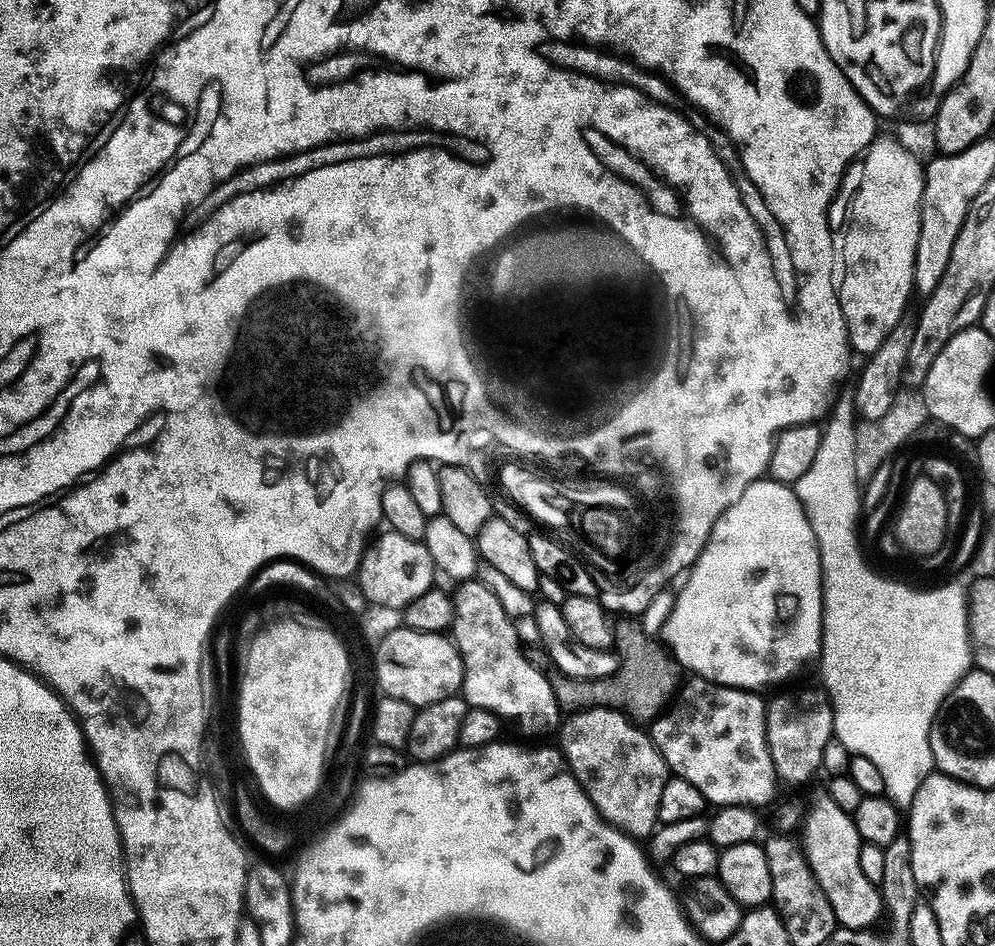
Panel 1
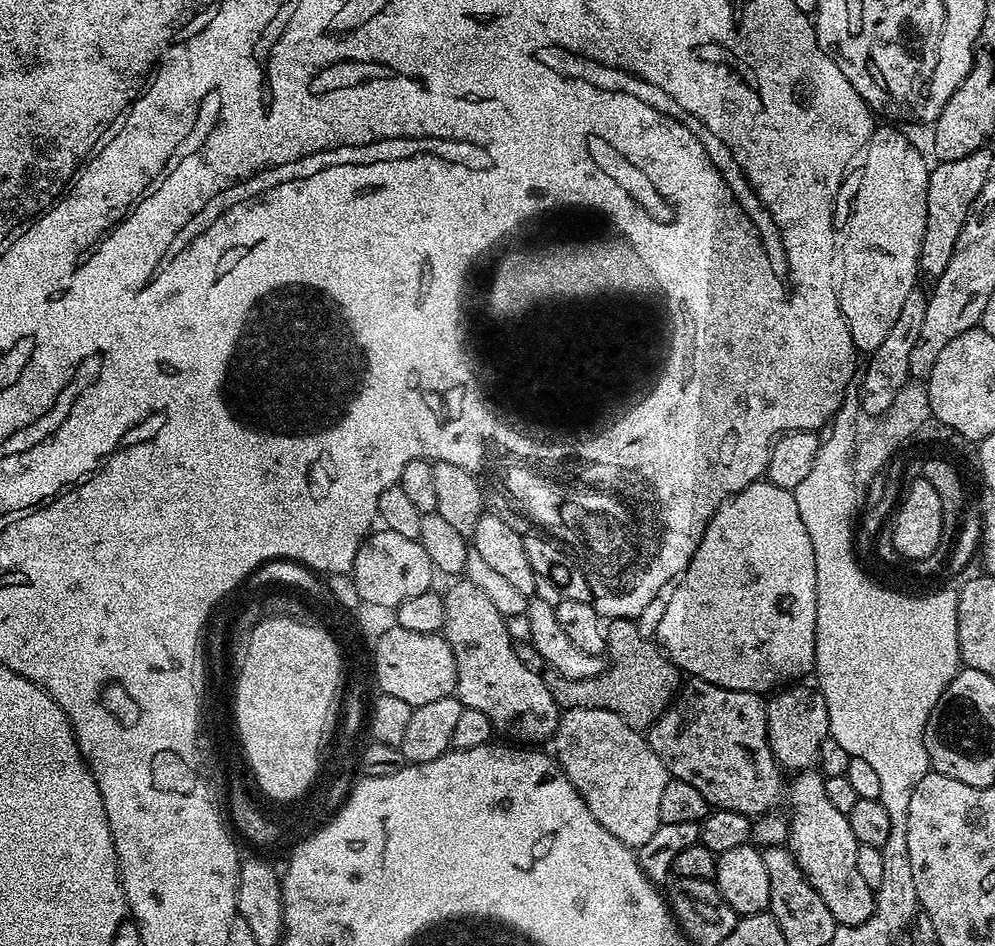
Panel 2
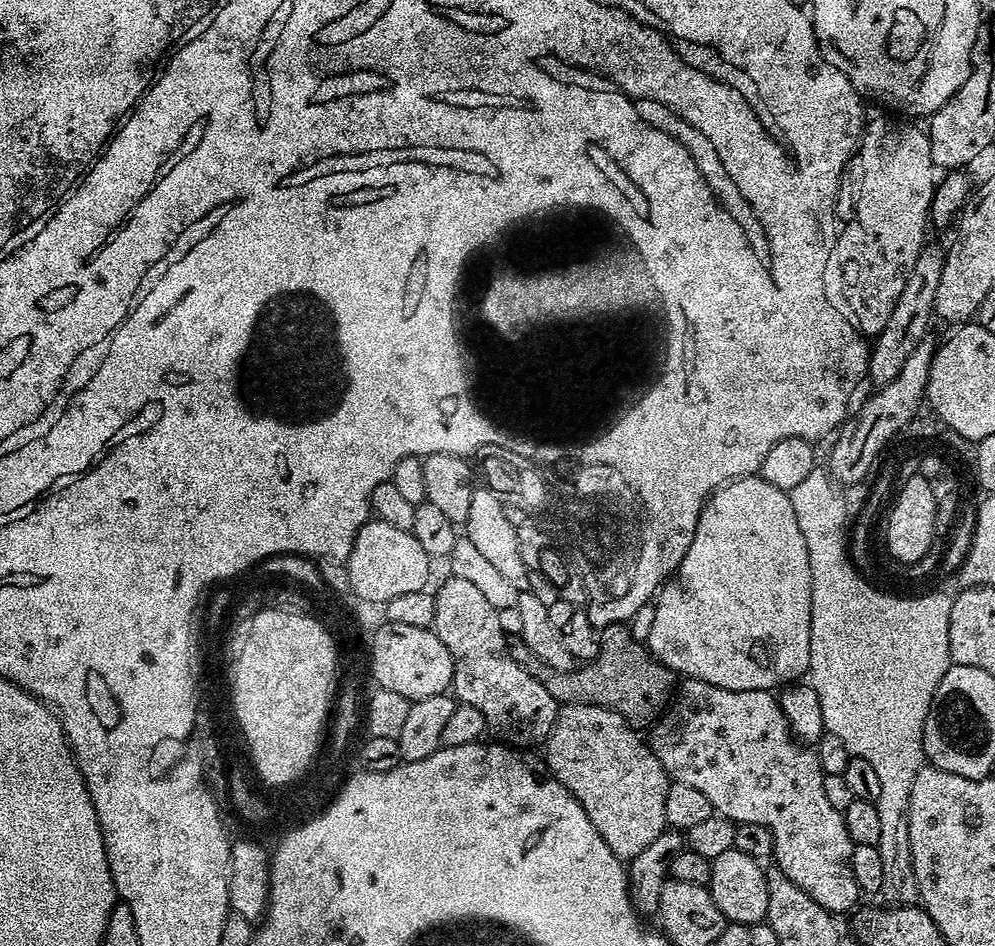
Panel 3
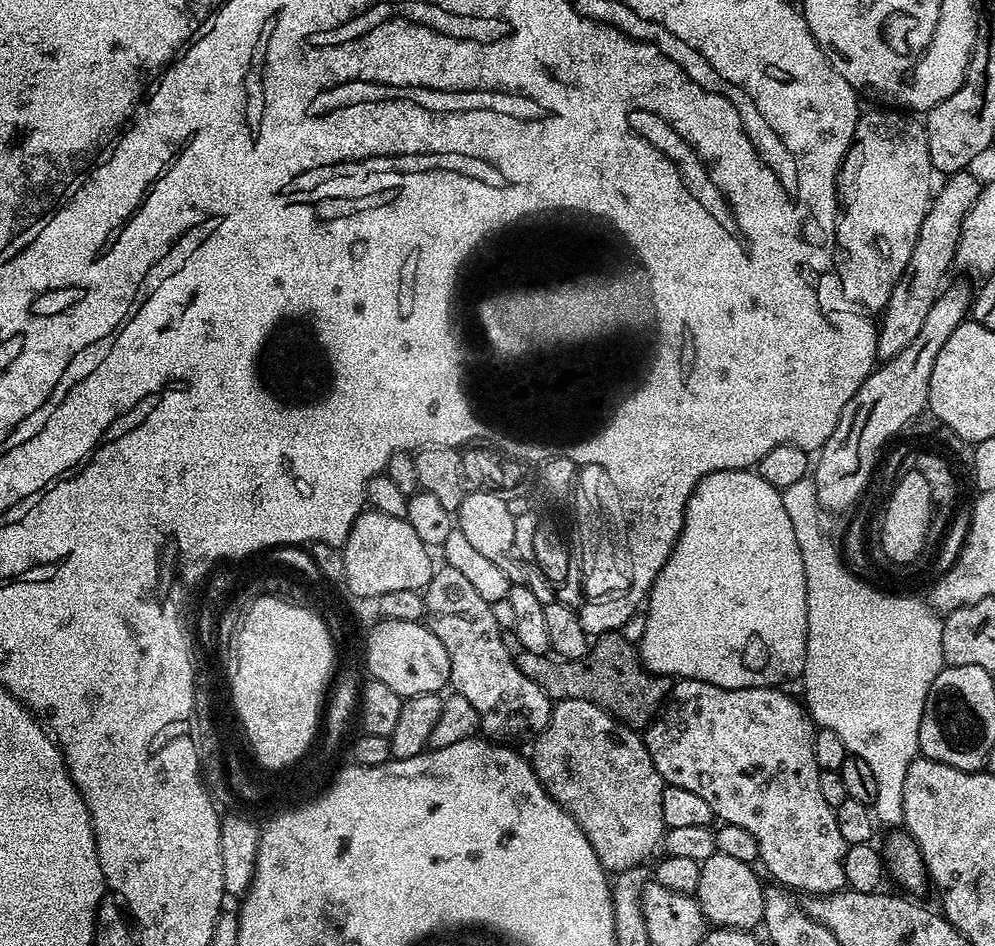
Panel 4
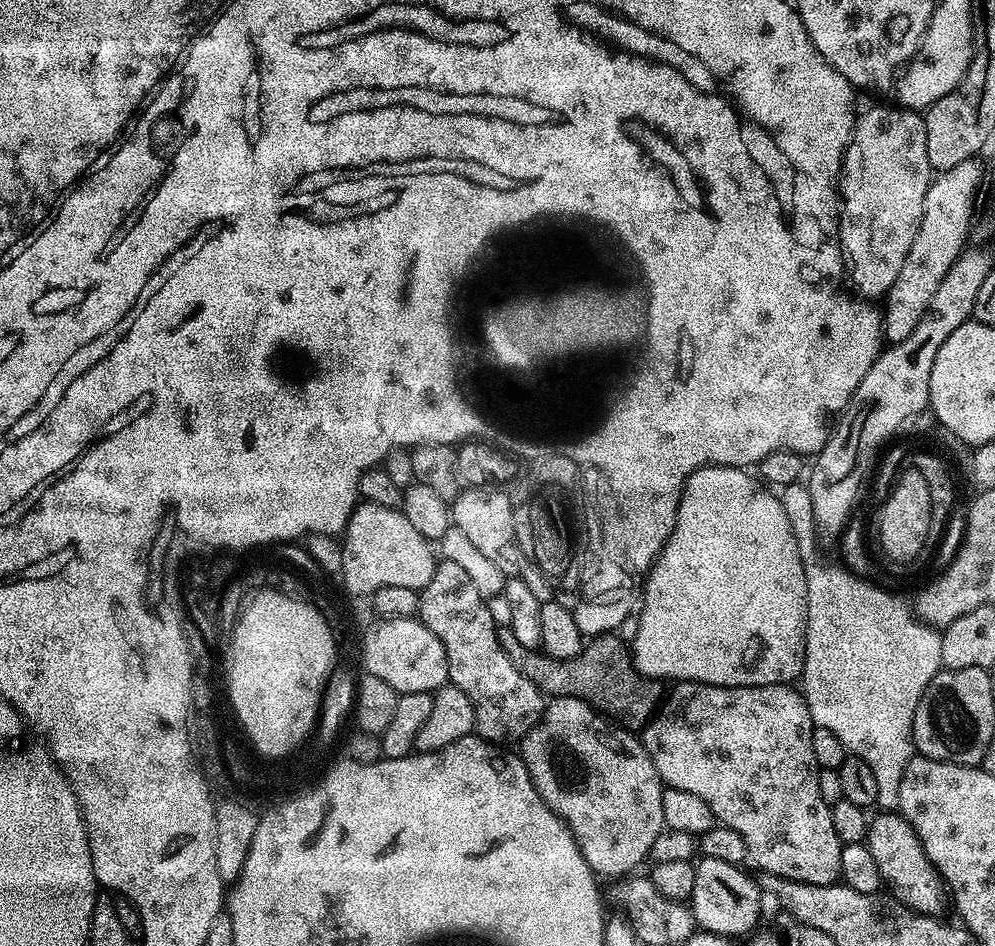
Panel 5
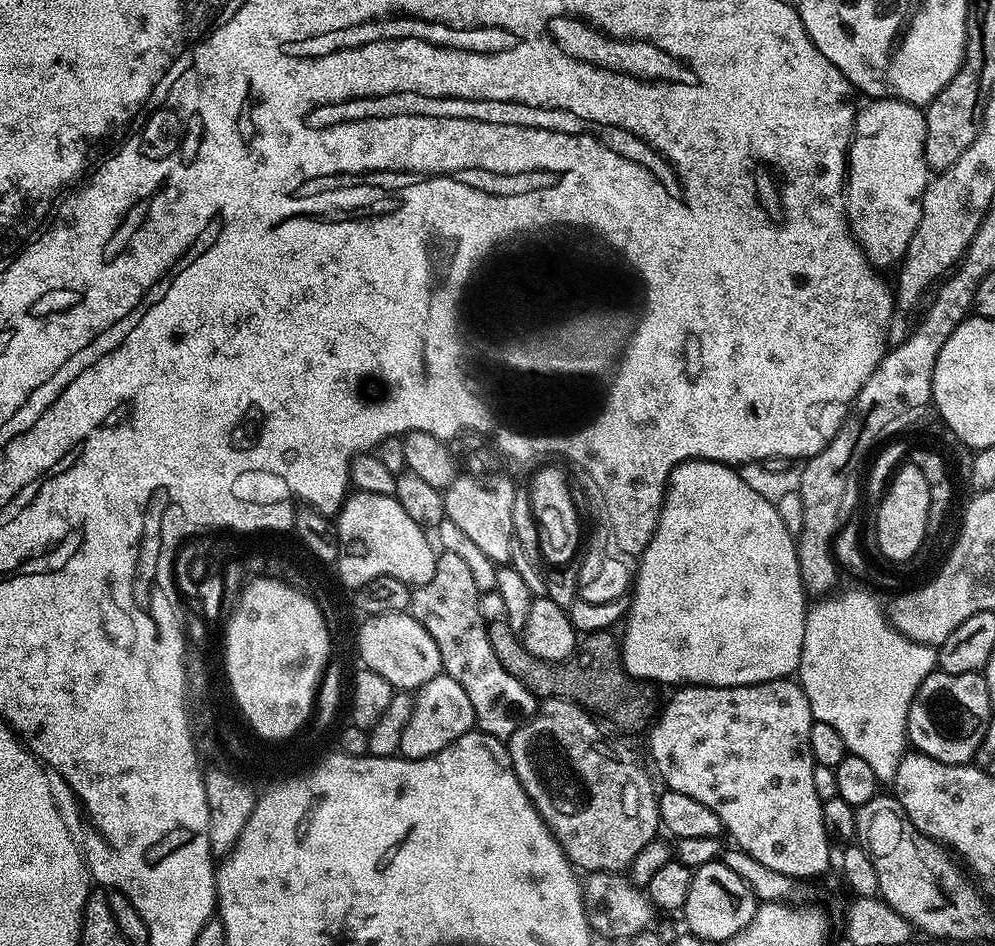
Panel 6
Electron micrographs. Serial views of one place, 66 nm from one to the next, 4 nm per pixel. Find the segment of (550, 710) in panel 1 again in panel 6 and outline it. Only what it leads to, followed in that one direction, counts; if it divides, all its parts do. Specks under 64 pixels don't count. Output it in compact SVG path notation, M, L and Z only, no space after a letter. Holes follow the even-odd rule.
M441 551L430 582L412 588L410 615L434 638L443 675L454 678L466 690L466 698L474 706L475 727L491 736L507 738L536 715L538 698L514 674L502 670L502 662L490 647L488 625L478 611L480 593L463 558Z

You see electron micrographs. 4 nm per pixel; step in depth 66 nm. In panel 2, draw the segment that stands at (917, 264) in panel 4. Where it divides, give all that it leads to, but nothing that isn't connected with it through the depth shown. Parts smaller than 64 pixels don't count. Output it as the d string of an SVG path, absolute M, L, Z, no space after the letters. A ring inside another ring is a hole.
M914 290L906 298L906 303L902 305L902 310L890 326L890 334L868 357L868 365L863 365L862 375L859 377L860 386L860 410L865 417L879 418L884 415L891 403L894 402L895 395L902 390L904 384L910 380L908 370L910 368L910 350L918 342L922 334L922 324L925 321L928 296L920 293L920 290ZM864 372L864 377L863 376ZM868 415L868 416L867 416Z

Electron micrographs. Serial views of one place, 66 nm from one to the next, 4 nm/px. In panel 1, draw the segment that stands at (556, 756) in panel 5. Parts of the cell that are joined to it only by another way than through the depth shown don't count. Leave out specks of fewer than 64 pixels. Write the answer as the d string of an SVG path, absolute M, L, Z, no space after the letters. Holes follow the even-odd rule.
M586 708L583 712L571 713L558 729L558 747L564 753L567 771L582 786L601 816L621 832L633 838L651 837L658 821L658 798L662 796L662 786L670 778L670 773L662 754L654 746L651 735L644 732L639 723L633 722L613 708Z

